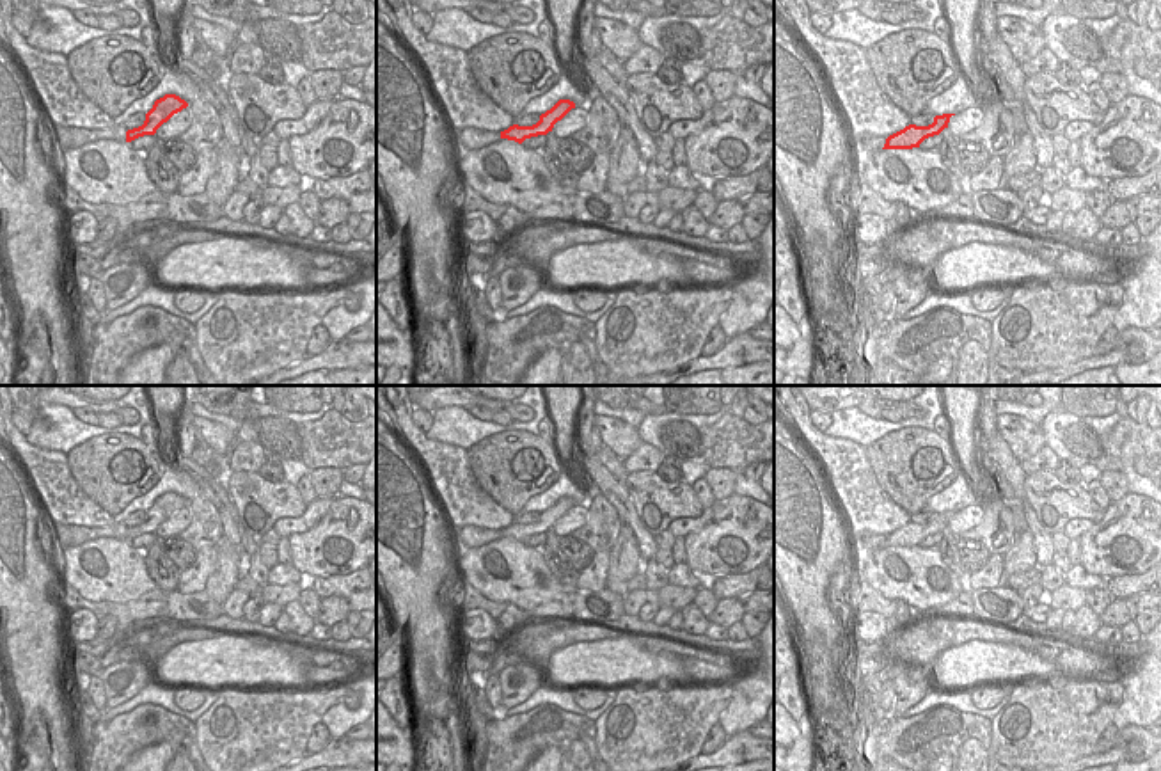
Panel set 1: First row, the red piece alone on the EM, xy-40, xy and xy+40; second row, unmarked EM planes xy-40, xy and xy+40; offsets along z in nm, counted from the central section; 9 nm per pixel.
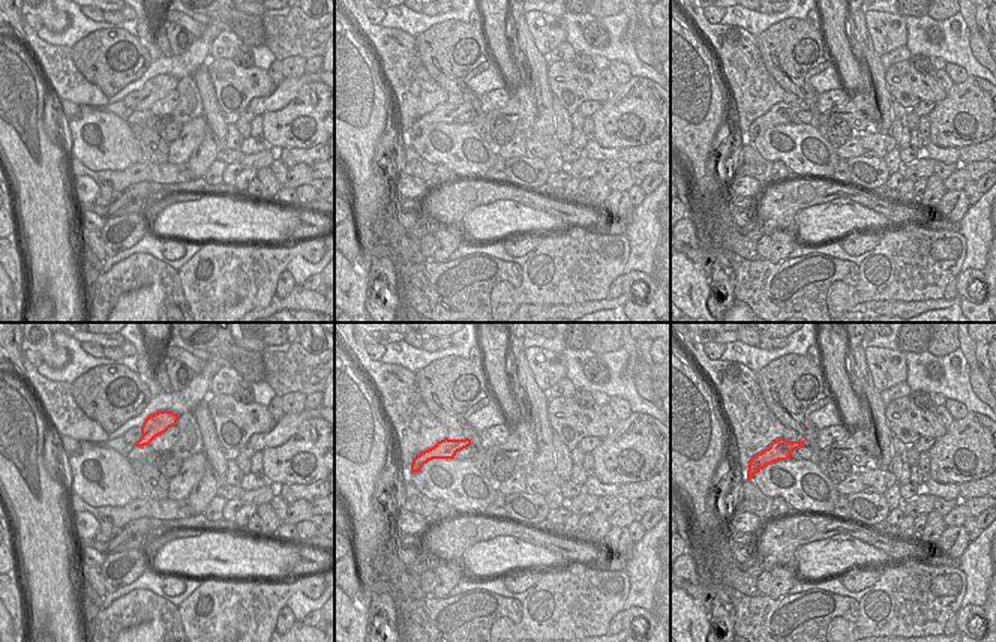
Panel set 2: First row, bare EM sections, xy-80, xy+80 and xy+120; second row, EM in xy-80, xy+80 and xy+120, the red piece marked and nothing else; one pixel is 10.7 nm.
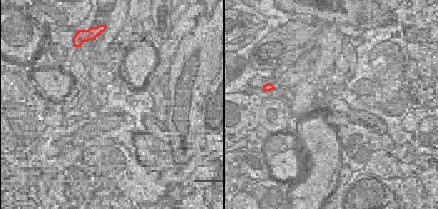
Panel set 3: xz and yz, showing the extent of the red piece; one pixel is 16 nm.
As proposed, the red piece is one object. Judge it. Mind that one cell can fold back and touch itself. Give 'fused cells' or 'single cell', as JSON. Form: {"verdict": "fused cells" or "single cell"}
{"verdict": "single cell"}

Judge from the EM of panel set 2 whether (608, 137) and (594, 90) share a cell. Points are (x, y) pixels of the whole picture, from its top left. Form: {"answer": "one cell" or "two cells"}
{"answer": "two cells"}

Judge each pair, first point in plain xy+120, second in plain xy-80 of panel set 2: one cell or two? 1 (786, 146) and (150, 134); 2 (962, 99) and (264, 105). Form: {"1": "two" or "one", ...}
{"1": "two", "2": "two"}

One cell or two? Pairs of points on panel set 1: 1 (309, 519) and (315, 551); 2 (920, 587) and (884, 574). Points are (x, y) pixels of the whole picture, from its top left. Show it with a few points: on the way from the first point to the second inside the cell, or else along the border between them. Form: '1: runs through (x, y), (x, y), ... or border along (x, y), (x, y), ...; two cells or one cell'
1: border along (334, 498), (308, 530), (288, 537); two cells
2: runs through (911, 581), (897, 581), (893, 578); one cell

